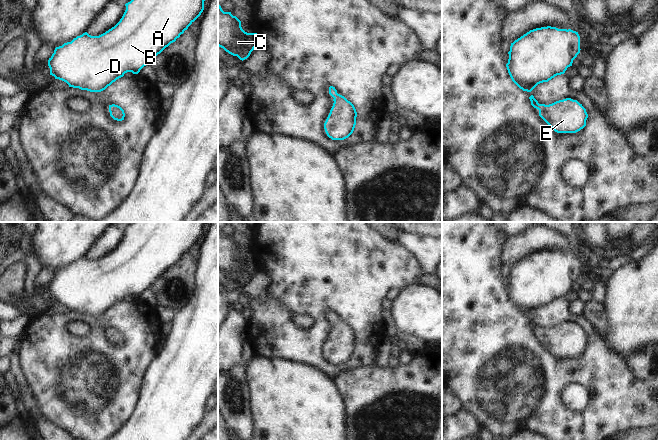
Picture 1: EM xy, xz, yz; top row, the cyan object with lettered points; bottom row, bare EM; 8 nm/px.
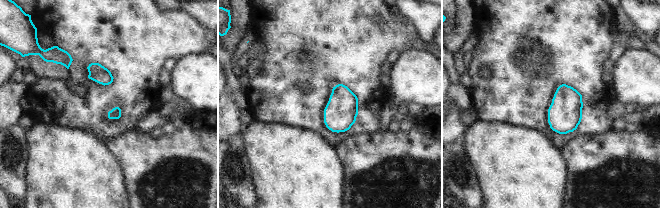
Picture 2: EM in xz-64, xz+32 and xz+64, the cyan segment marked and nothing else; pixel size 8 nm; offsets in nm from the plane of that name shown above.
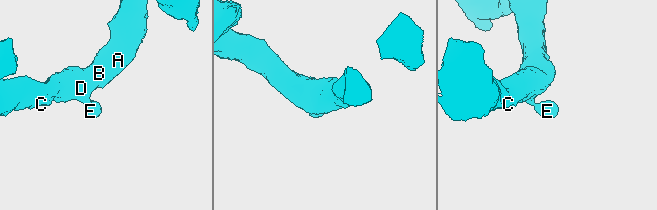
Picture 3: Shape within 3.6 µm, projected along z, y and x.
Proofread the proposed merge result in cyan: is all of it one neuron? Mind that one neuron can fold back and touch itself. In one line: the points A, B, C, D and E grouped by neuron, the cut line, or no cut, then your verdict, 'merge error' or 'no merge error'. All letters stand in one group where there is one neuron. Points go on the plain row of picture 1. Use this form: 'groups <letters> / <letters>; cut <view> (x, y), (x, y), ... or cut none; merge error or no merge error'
groups A B C D E; cut none; no merge error

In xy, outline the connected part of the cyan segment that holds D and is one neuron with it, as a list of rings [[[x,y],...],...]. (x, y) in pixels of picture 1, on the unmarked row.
[[[133,222],[130,226],[126,227],[126,234],[120,243],[120,245],[111,253],[99,260],[91,260],[87,256],[74,262],[71,266],[64,267],[62,270],[56,271],[54,277],[48,284],[48,290],[50,292],[50,299],[55,303],[66,306],[69,311],[79,312],[81,314],[87,314],[90,316],[101,316],[110,310],[117,303],[124,300],[127,296],[138,298],[140,294],[147,288],[152,288],[158,278],[160,278],[171,267],[175,266],[181,258],[201,239],[204,234],[204,225],[206,222]]]

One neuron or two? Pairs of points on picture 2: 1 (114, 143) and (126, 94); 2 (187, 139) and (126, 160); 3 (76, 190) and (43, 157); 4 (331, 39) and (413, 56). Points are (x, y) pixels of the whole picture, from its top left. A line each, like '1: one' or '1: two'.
1: two
2: one
3: one
4: two

